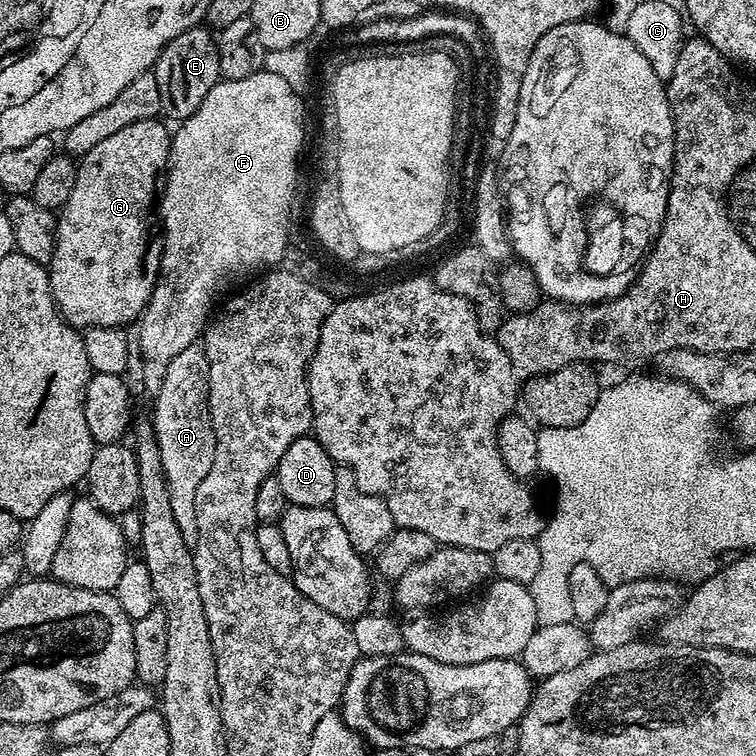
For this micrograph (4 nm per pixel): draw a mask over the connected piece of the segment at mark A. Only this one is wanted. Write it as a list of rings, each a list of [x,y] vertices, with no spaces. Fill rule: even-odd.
[[[203,343],[186,346],[186,350],[170,362],[162,390],[158,390],[154,404],[156,409],[150,413],[150,419],[158,438],[158,450],[162,450],[162,466],[166,470],[170,490],[170,510],[174,510],[174,522],[178,522],[178,530],[182,530],[182,538],[195,545],[198,538],[198,486],[202,478],[210,474],[216,449],[212,415],[208,409],[208,359]]]

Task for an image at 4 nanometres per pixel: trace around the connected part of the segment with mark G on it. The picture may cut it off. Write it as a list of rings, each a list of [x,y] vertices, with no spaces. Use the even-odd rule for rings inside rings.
[[[160,118],[134,122],[79,157],[74,190],[56,217],[56,245],[52,263],[47,265],[52,301],[61,316],[77,330],[94,326],[124,328],[131,320],[132,323],[139,321],[156,288],[156,277],[160,274],[162,232],[154,205],[172,149],[170,128],[163,122]]]

